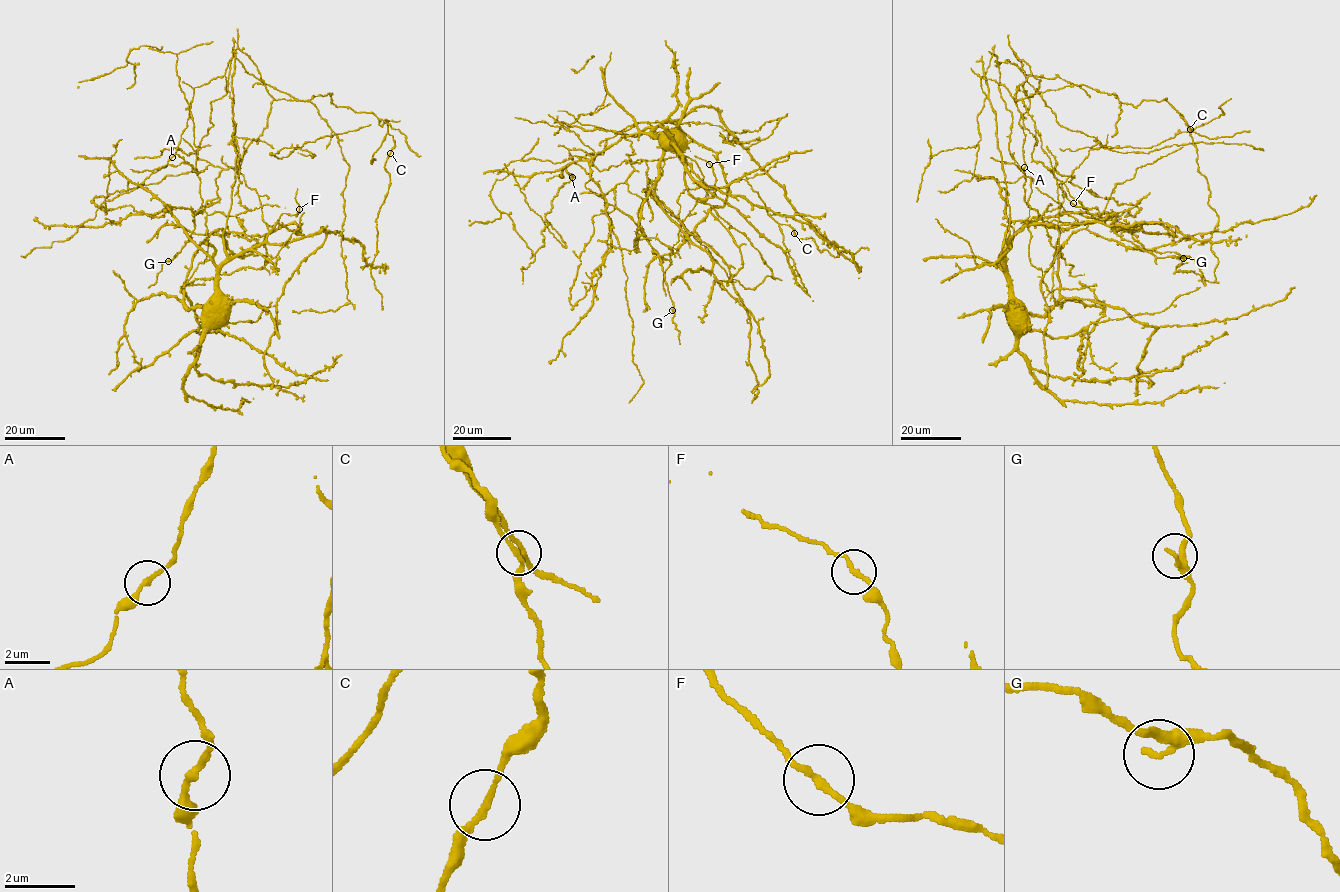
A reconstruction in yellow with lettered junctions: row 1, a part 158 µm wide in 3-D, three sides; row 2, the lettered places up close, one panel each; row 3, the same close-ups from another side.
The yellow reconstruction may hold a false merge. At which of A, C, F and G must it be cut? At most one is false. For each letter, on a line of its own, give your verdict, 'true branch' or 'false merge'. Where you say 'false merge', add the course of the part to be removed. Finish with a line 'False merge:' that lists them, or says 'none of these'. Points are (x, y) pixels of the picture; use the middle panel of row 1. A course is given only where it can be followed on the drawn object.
A: true branch
C: true branch
F: true branch
G: true branch
False merge: none of these

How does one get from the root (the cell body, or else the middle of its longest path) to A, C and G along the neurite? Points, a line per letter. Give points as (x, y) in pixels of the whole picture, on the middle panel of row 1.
A: (676, 140), (625, 135), (590, 161), (641, 229), (620, 133), (636, 124), (602, 154), (570, 149), (572, 177)
C: (676, 140), (668, 145), (652, 135), (697, 107), (716, 108), (838, 255), (795, 234)
G: (676, 140), (668, 145), (643, 133), (625, 135), (590, 166), (608, 203), (627, 214), (658, 253), (672, 310)

